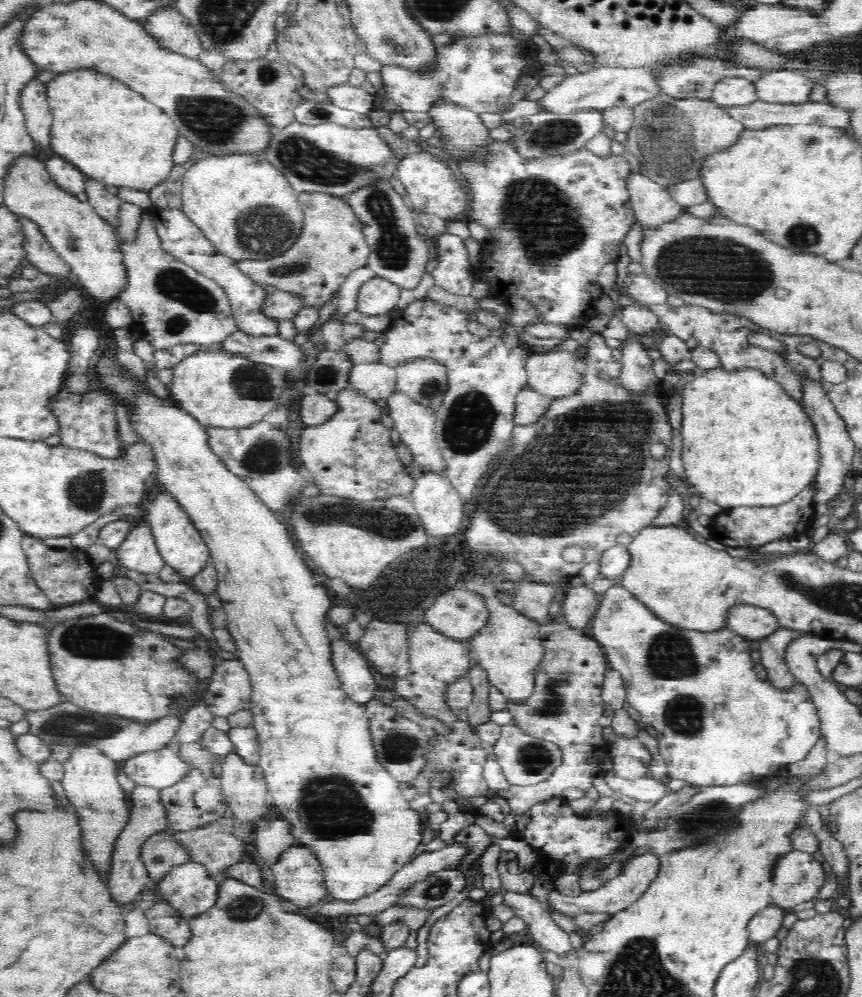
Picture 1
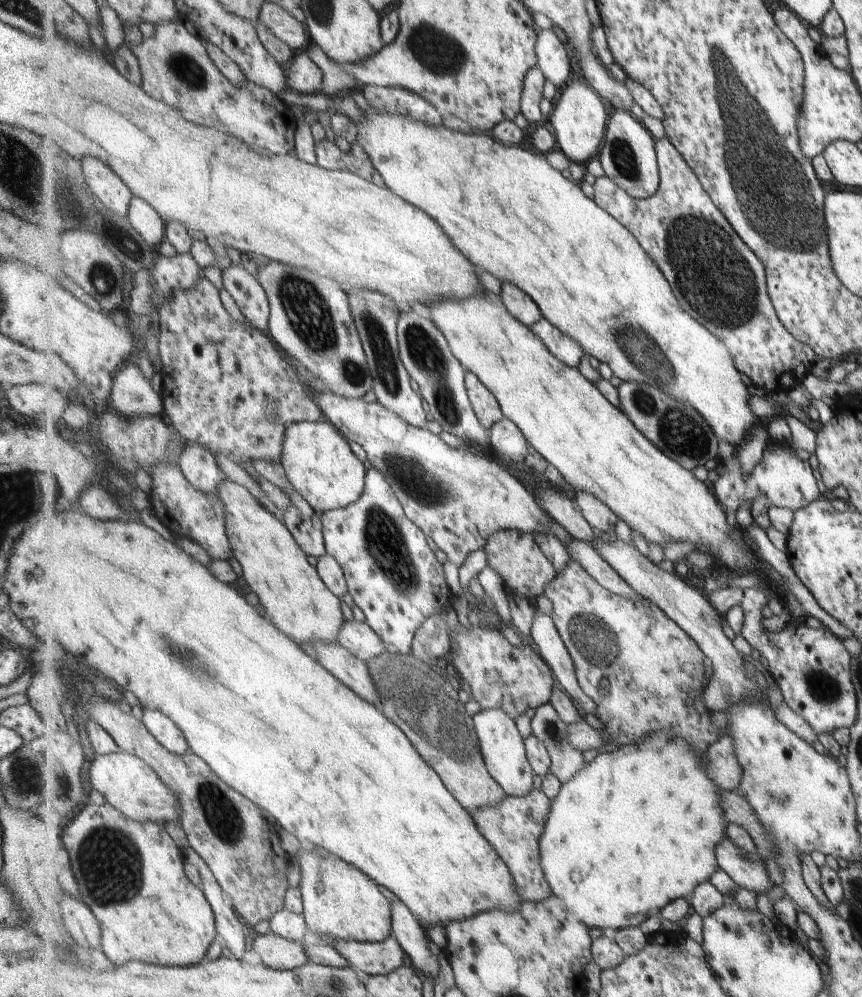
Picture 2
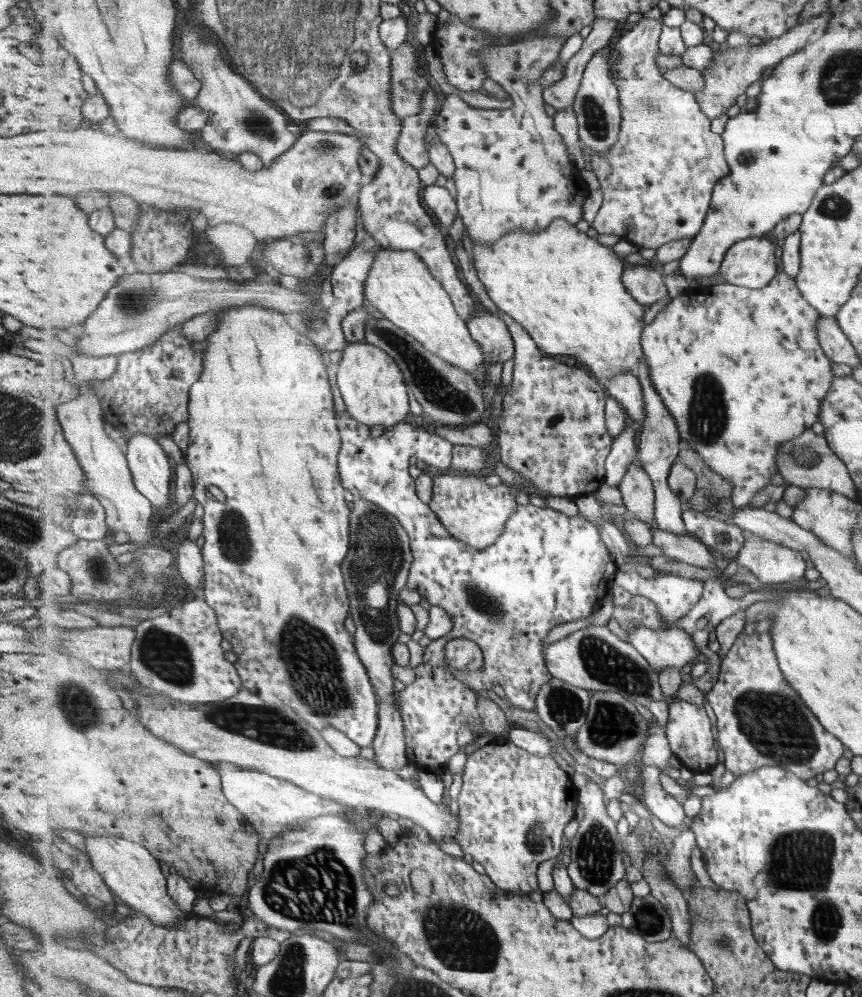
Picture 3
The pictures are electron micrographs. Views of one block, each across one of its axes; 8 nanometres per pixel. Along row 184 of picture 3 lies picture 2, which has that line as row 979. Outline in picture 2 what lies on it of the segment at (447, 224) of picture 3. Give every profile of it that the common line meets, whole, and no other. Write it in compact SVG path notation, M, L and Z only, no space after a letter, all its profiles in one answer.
M400 899L391 902L394 919L392 930L396 940L410 957L413 967L420 973L429 974L433 980L441 974L441 964L429 950L429 939L426 926L411 913L411 910Z

